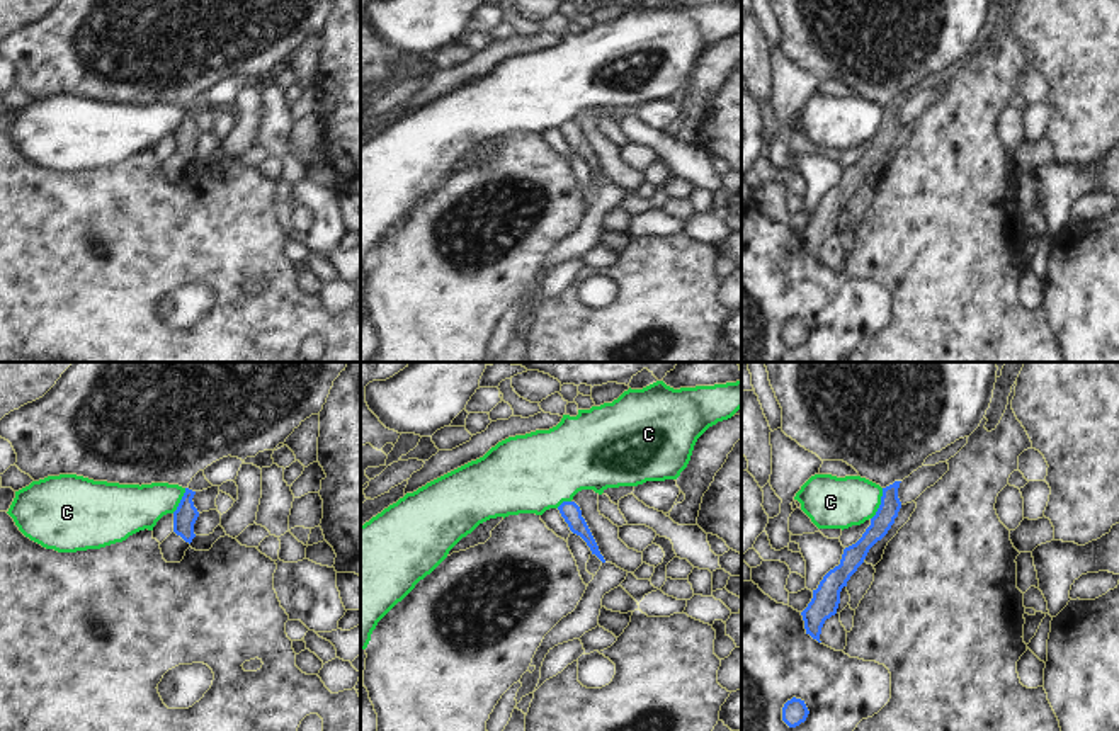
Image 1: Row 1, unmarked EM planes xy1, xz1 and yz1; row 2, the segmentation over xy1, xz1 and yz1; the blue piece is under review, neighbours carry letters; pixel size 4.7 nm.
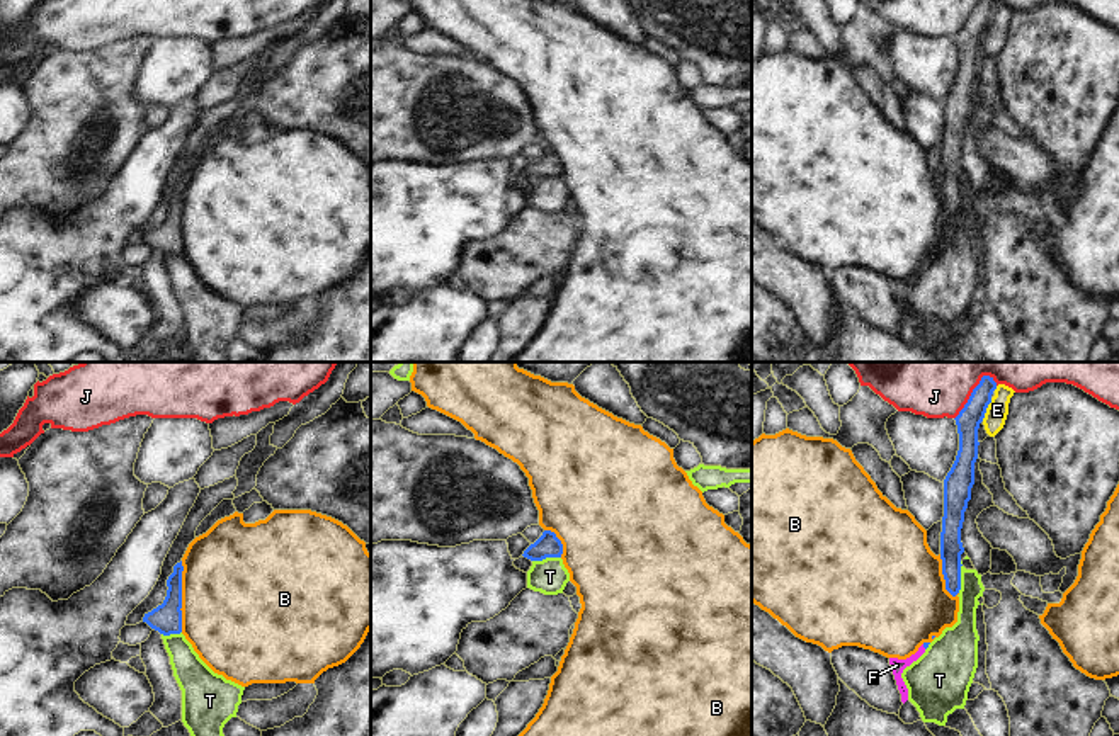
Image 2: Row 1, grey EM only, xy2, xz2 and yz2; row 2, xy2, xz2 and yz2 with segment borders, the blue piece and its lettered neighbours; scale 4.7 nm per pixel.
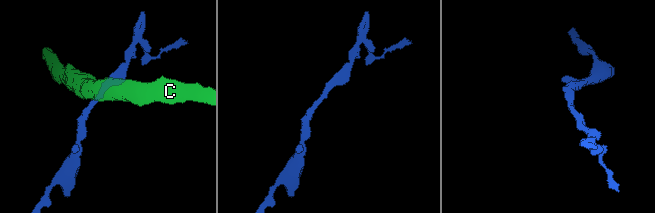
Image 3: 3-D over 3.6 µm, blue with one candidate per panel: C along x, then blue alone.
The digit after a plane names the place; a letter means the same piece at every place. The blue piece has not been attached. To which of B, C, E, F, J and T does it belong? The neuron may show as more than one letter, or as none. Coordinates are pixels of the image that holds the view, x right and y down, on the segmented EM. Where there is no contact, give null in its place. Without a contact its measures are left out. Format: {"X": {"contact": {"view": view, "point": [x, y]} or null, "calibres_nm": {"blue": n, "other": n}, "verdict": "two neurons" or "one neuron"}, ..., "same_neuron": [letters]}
{"B": {"contact": {"view": "xy2", "point": [181, 597]}, "calibres_nm": {"blue": 140, "other": 500}, "verdict": "two neurons"}, "C": {"contact": {"view": "yz1", "point": [881, 504]}, "calibres_nm": {"blue": 100, "other": 240}, "verdict": "two neurons"}, "E": {"contact": {"view": "yz2", "point": [985, 410]}, "calibres_nm": {"blue": 120, "other": 100}, "verdict": "two neurons"}, "F": {"contact": {"view": "yz2", "point": [924, 646]}, "calibres_nm": {"blue": 30, "other": 60}, "verdict": "one neuron"}, "J": {"contact": {"view": "yz2", "point": [971, 393]}, "calibres_nm": {"blue": 120, "other": 480}, "verdict": "two neurons"}, "T": {"contact": {"view": "yz2", "point": [959, 577]}, "calibres_nm": {"blue": 110, "other": 110}, "verdict": "two neurons"}, "same_neuron": ["F"]}

